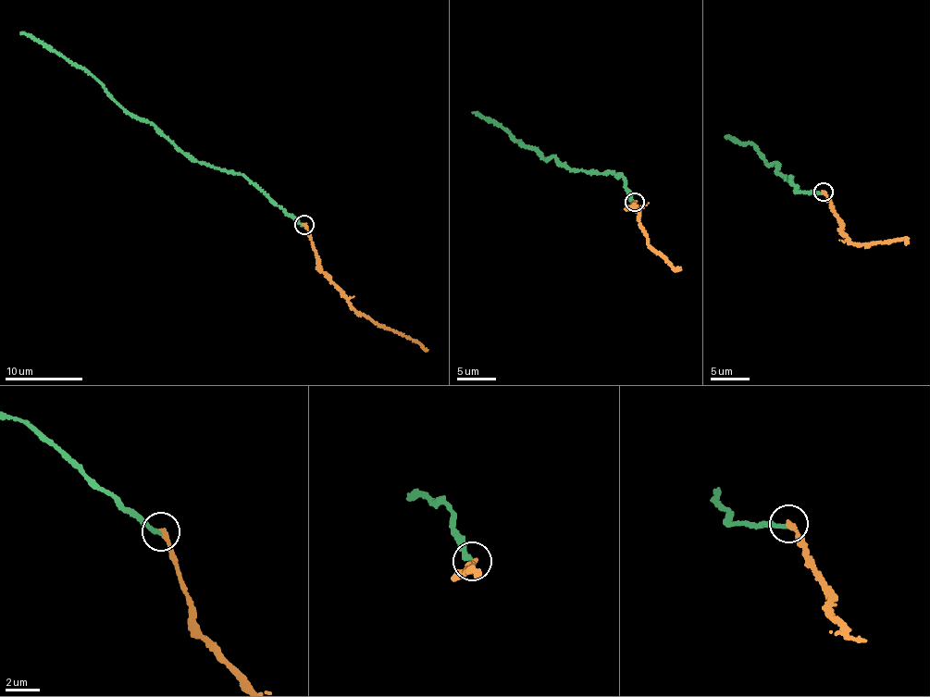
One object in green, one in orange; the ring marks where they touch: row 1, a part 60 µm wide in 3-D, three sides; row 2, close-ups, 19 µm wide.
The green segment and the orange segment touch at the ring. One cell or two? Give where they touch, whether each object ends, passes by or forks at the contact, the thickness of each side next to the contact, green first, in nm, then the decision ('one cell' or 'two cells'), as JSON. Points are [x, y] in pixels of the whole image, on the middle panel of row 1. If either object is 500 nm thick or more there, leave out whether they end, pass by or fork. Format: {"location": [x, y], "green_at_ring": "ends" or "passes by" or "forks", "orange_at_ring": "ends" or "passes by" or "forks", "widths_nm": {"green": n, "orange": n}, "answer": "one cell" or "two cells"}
{"location": [634, 202], "green_at_ring": "ends", "orange_at_ring": "ends", "widths_nm": {"green": 300, "orange": 340}, "answer": "one cell"}

